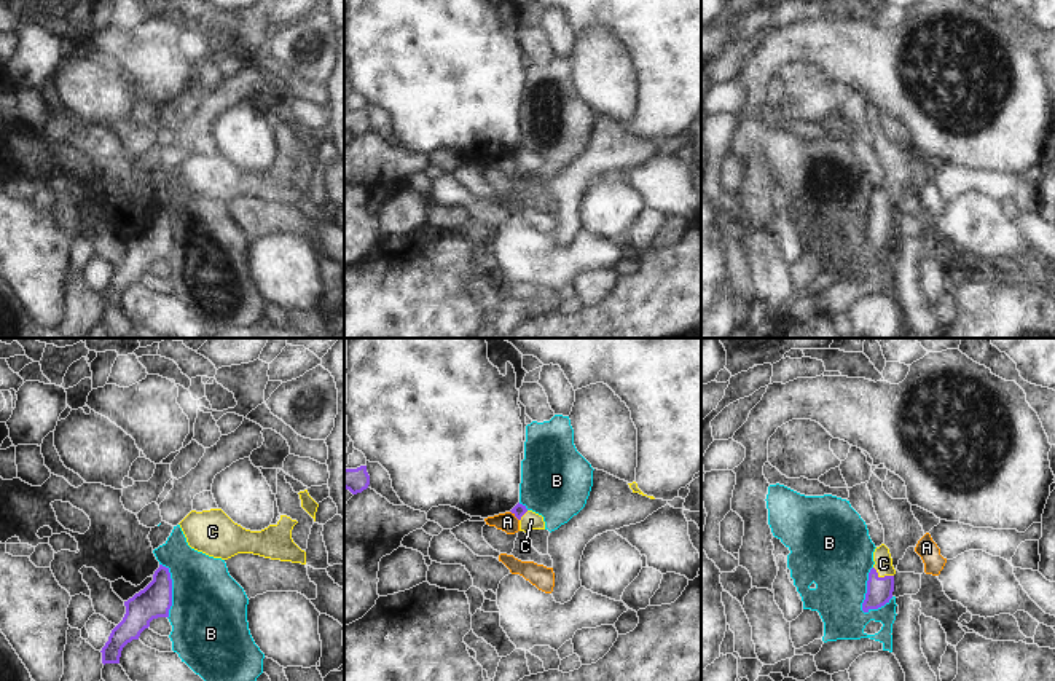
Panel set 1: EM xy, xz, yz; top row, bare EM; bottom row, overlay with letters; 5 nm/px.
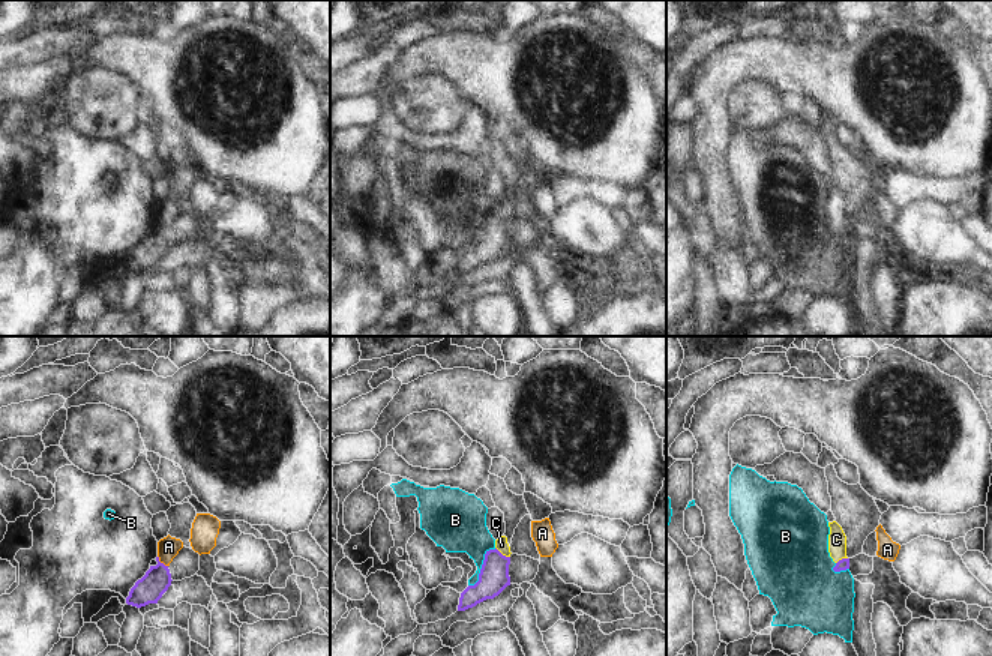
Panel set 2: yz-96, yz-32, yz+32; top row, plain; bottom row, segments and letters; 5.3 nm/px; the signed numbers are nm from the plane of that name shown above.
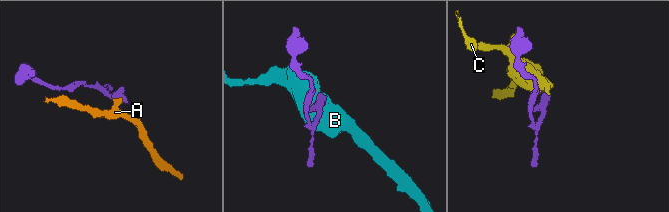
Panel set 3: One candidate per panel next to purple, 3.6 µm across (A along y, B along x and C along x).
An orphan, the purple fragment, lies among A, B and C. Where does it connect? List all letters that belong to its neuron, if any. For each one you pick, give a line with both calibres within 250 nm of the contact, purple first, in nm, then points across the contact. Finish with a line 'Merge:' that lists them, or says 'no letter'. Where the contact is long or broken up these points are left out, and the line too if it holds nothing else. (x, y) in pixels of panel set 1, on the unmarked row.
C: 130/100 nm | across yz (880, 233), (882, 220), (883, 206)
Merge: C

